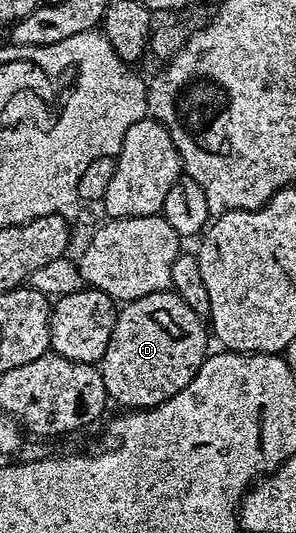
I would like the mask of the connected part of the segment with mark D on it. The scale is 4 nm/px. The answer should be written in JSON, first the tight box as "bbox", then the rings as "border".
{"bbox":[100,291,208,411],"border":[[[173,291],[164,293],[149,293],[135,301],[127,301],[118,310],[116,327],[112,327],[112,339],[108,339],[108,351],[104,351],[100,362],[106,396],[126,411],[139,409],[151,409],[168,399],[172,399],[200,371],[200,367],[206,361],[208,348],[206,349],[206,337],[208,341],[207,322],[199,316],[184,299],[180,299]]]}

